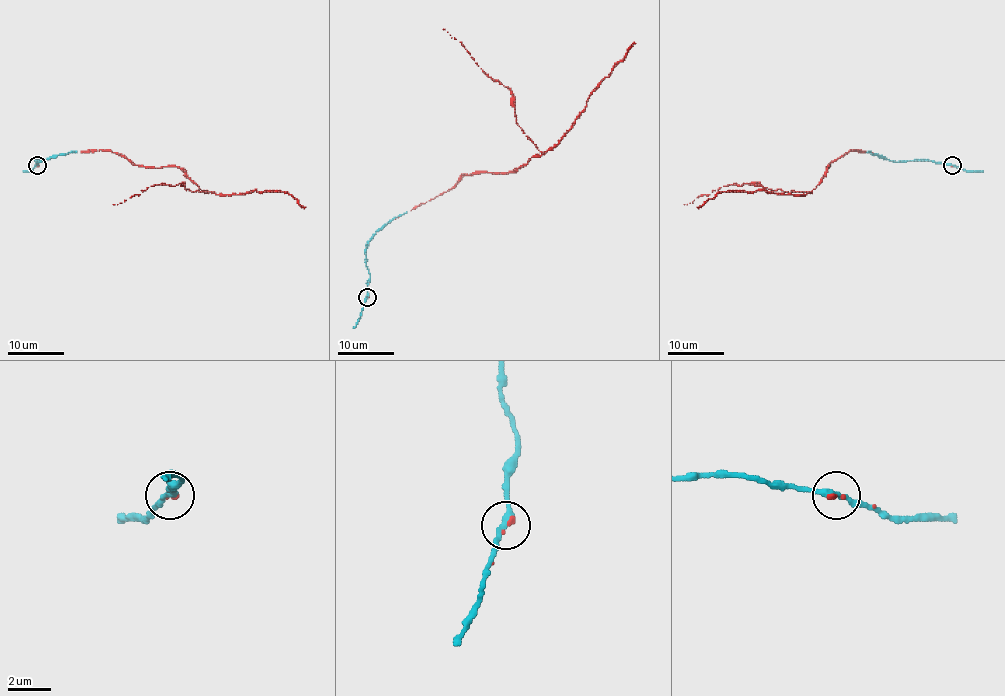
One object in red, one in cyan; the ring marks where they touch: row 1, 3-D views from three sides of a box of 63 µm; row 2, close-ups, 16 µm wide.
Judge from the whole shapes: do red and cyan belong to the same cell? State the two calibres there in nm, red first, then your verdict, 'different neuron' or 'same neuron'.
calibres 180 and 280 nm; same neuron

